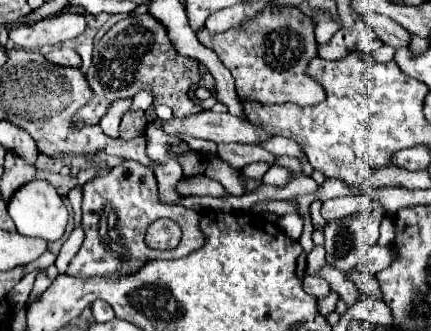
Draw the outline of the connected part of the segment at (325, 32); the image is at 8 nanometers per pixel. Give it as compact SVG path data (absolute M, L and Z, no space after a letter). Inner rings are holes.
M330 16L314 18L314 22L316 22L316 42L318 44L326 44L326 40L330 40L334 32L338 30L338 24Z

